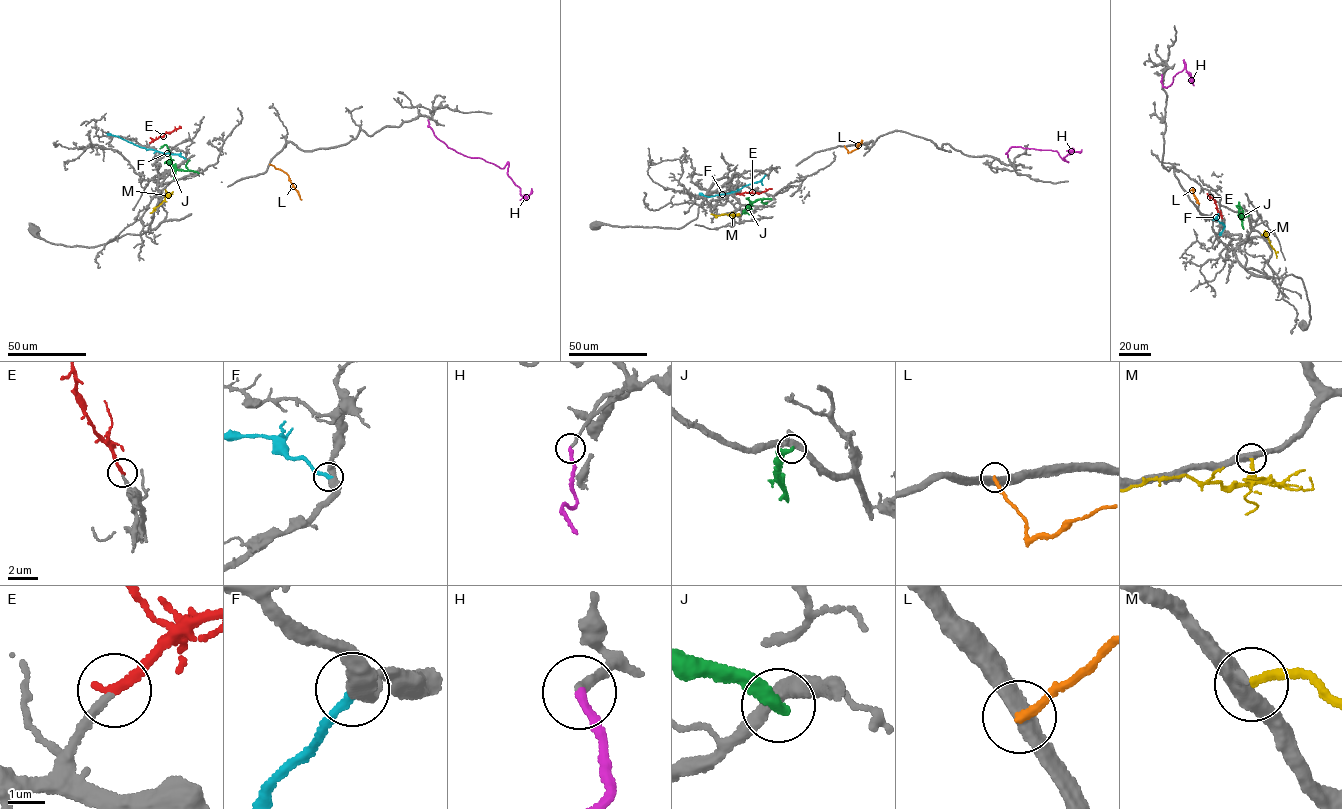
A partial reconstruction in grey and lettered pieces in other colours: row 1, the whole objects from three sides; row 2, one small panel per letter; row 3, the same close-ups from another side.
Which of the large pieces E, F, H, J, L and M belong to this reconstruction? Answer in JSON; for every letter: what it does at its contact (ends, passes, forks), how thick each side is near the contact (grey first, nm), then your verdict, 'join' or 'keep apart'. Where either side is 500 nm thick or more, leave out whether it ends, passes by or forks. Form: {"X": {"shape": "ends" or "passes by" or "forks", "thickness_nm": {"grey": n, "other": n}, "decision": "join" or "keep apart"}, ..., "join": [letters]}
{"E": {"shape": "ends", "thickness_nm": {"grey": 200, "other": 280}, "decision": "join"}, "F": {"shape": "ends", "thickness_nm": {"grey": 400, "other": 220}, "decision": "keep apart"}, "H": {"shape": "ends", "thickness_nm": {"grey": 240, "other": 220}, "decision": "join"}, "J": {"shape": "ends", "thickness_nm": {"grey": 300, "other": 340}, "decision": "keep apart"}, "L": {"shape": "ends", "thickness_nm": {"grey": 440, "other": 220}, "decision": "keep apart"}, "M": {"shape": "ends", "thickness_nm": {"grey": 360, "other": 200}, "decision": "join"}, "join": ["E", "H", "M"]}

